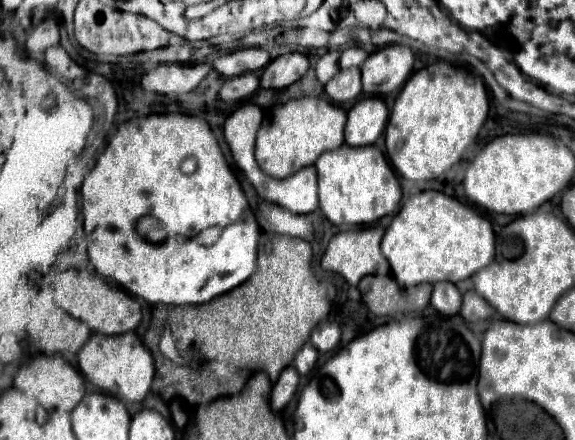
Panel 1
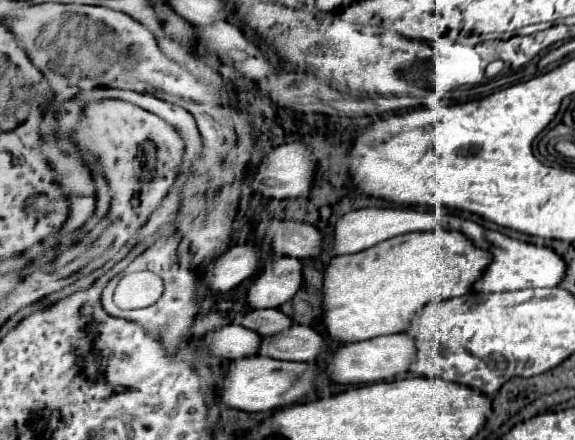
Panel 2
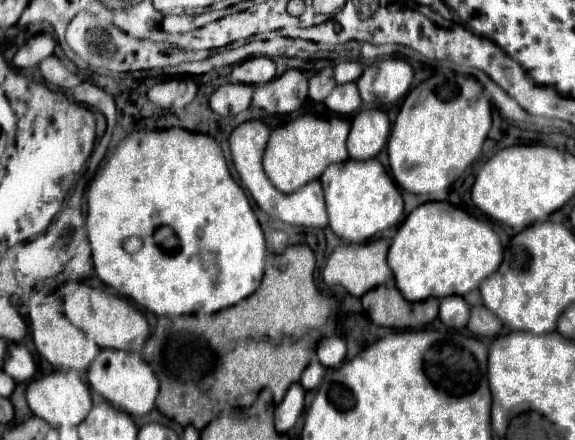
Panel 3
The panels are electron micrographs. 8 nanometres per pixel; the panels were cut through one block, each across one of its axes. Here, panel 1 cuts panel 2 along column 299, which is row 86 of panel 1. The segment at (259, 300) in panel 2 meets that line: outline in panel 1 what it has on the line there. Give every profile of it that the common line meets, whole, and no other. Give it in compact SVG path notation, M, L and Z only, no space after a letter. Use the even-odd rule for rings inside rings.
M292 52L292 54L278 56L268 64L268 68L262 70L260 88L286 90L288 86L292 86L296 80L300 80L306 74L308 66L310 66L310 62L304 54Z

